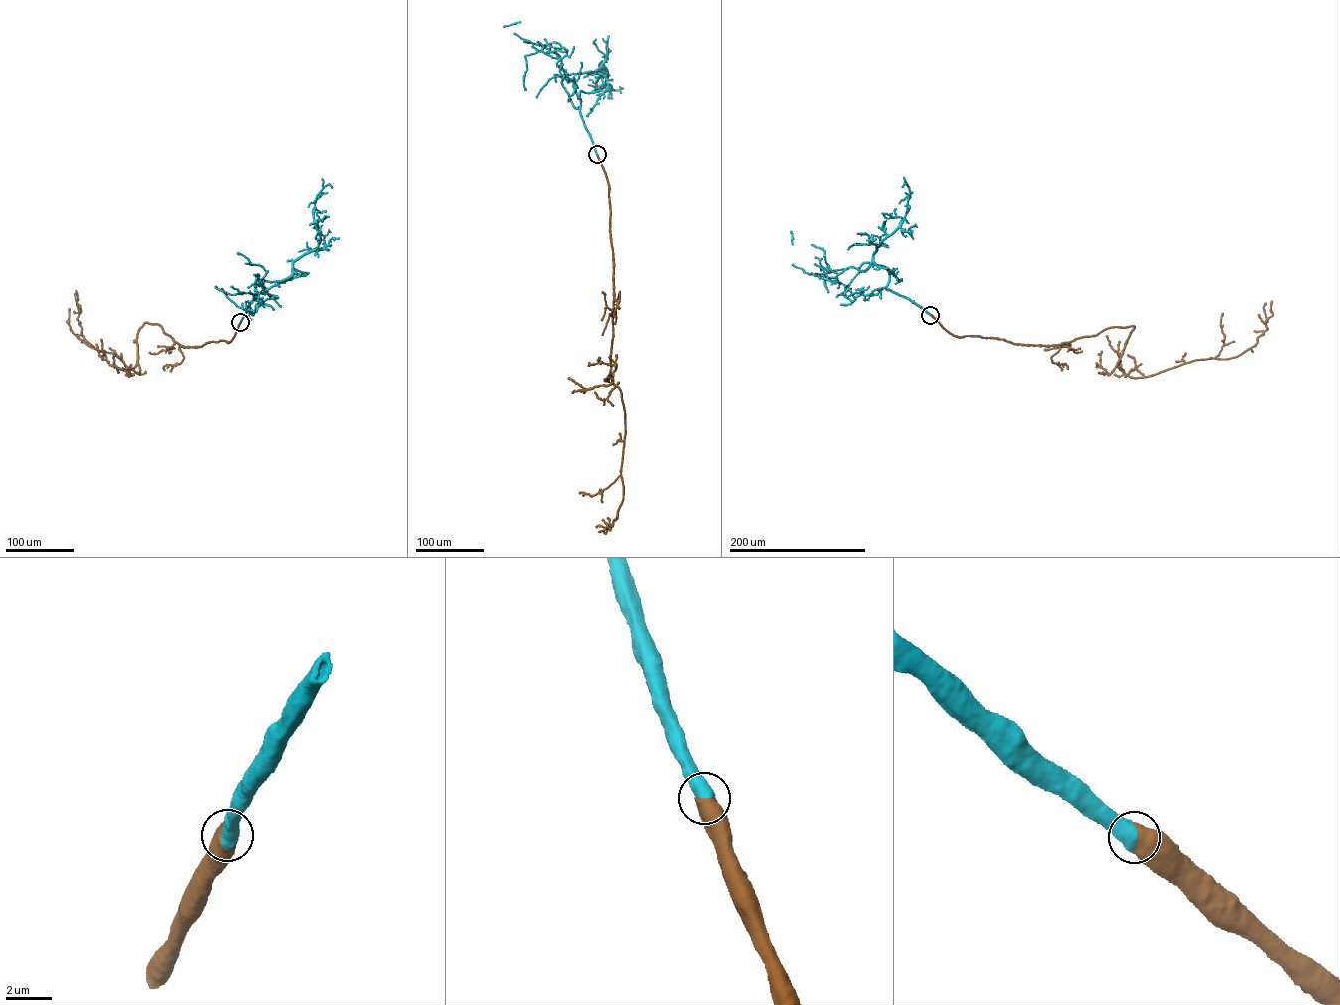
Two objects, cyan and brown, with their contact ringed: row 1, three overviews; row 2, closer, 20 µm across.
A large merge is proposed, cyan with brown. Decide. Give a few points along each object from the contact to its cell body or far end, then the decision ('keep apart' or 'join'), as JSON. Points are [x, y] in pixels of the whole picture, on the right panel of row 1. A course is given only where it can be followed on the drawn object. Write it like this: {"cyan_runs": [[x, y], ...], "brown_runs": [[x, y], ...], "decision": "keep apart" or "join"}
{"cyan_runs": [[930, 315], [886, 289], [884, 267], [864, 262], [858, 268], [865, 271], [902, 221], [910, 192], [902, 187]], "brown_runs": [[930, 315], [954, 335], [1024, 345], [1134, 326], [1117, 366], [1136, 377], [1240, 355], [1267, 329], [1272, 301]], "decision": "join"}

